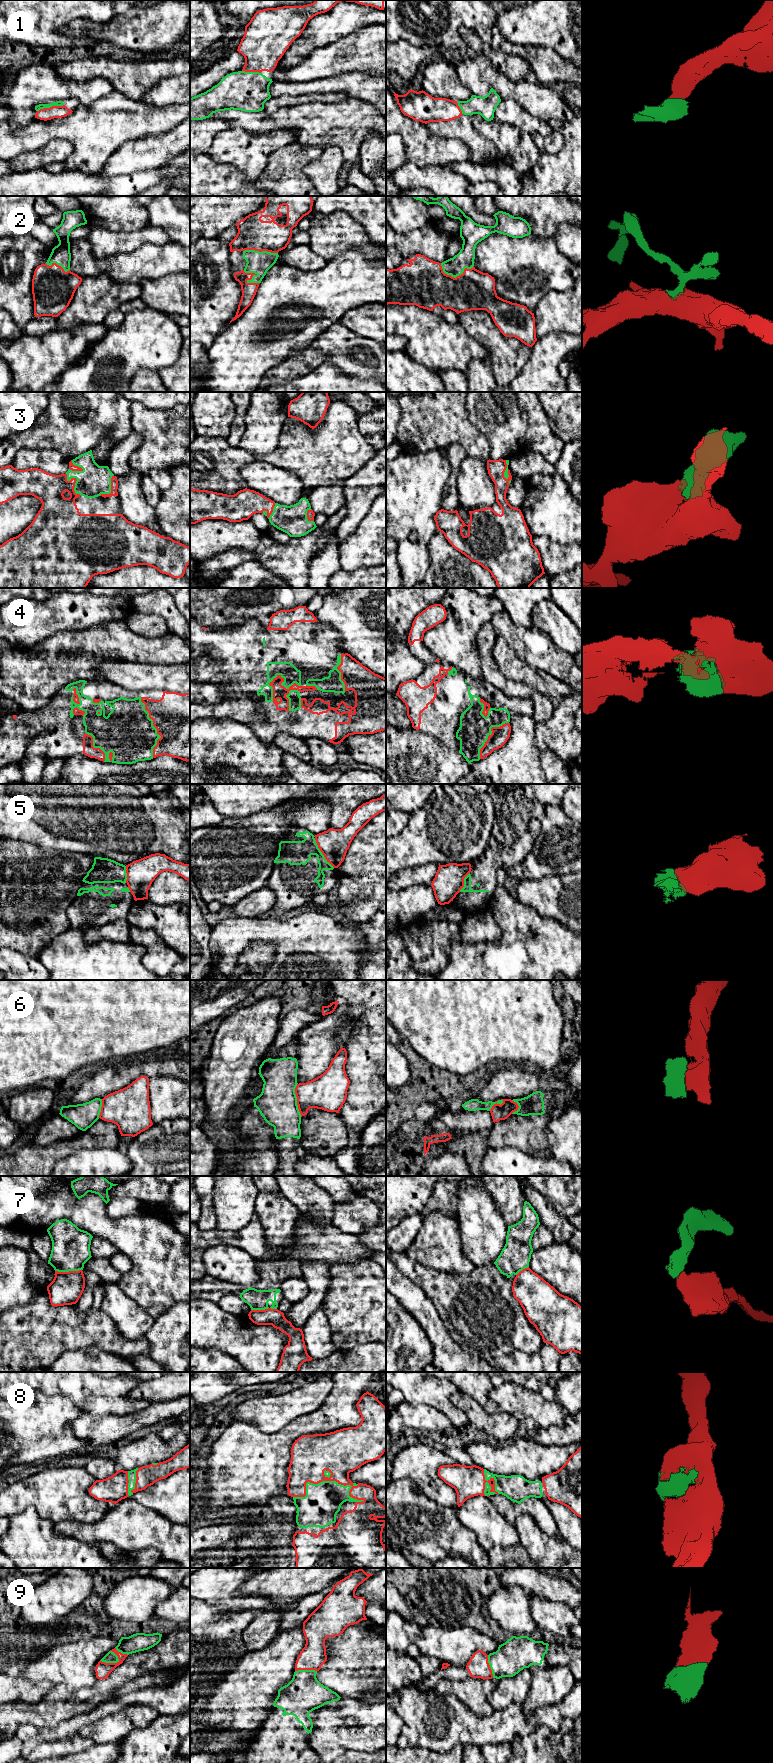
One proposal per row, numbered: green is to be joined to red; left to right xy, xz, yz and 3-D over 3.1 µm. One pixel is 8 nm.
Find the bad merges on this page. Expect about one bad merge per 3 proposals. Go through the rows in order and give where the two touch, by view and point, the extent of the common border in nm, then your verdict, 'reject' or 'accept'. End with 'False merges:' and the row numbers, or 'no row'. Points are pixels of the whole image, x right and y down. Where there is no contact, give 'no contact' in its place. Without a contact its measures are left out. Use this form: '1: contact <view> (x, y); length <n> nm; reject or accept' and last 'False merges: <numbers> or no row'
1: contact xy (50, 107); length 220 nm; accept
2: contact yz (456, 277); length 280 nm; accept
3: contact xy (76, 480); length 220 nm; accept
4: contact xz (289, 690); length 320 nm; accept
5: contact xz (322, 853); length 280 nm; reject
6: contact xz (297, 1100); length 280 nm; reject
7: contact xy (69, 1271); length 220 nm; reject
8: contact xz (329, 1480); length 600 nm; accept
9: contact xy (109, 1663); length 160 nm; accept
False merges: 5, 6, 7

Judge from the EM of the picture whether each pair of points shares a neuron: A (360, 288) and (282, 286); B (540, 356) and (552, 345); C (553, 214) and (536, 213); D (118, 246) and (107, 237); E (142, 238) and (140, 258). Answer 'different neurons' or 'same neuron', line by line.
A: same neuron
B: same neuron
C: same neuron
D: same neuron
E: different neurons

